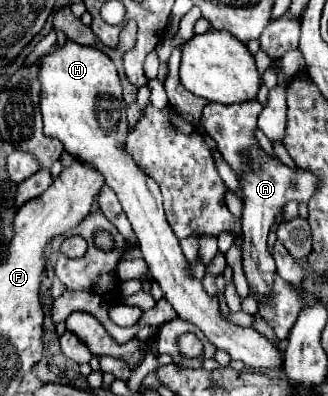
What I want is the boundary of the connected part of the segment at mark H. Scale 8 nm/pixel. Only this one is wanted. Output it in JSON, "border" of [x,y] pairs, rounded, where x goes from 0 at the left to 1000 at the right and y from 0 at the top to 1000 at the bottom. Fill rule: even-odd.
{"border":[[[204,98],[198,114],[168,114],[143,139],[131,139],[119,164],[119,210],[119,275],[131,290],[137,341],[180,351],[192,371],[247,407],[284,412],[284,422],[296,422],[296,432],[308,432],[320,447],[320,462],[357,487],[363,513],[375,518],[375,533],[418,588],[424,629],[454,689],[485,715],[497,750],[521,765],[540,801],[601,821],[662,881],[692,886],[704,907],[729,907],[753,927],[851,927],[863,917],[857,886],[777,831],[680,806],[662,745],[631,745],[613,710],[588,705],[546,604],[503,553],[497,503],[479,462],[454,452],[381,386],[381,346],[393,336],[381,295],[387,265],[369,240],[369,205],[345,154],[290,119],[241,114]]]}

